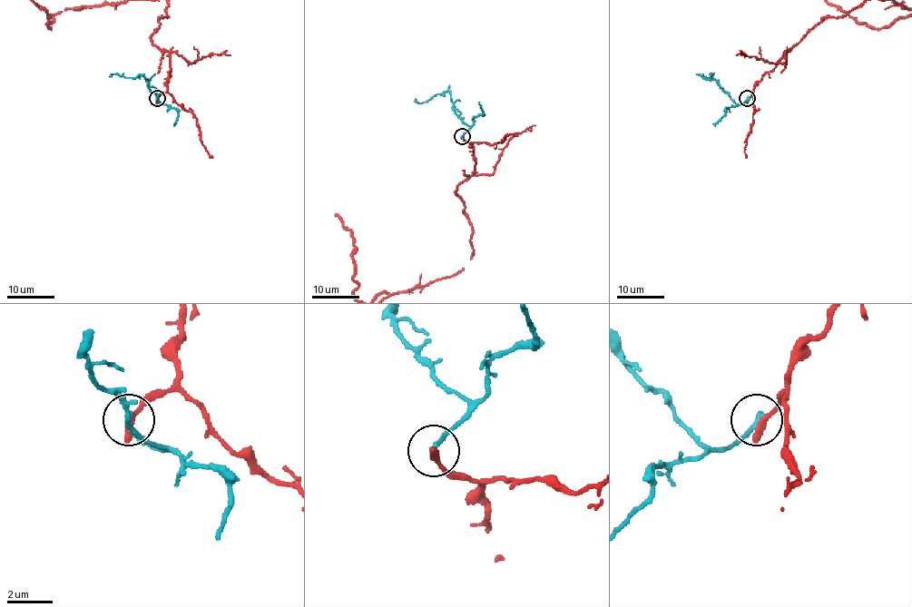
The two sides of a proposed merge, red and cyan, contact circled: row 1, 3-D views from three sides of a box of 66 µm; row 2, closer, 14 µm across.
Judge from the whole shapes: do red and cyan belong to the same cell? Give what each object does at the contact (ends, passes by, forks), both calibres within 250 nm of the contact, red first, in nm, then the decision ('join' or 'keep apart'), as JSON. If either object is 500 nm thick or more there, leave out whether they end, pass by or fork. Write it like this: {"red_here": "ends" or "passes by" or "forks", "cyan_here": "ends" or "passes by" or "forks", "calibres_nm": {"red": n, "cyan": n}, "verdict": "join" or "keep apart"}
{"red_here": "ends", "cyan_here": "ends", "calibres_nm": {"red": 380, "cyan": 260}, "verdict": "keep apart"}

